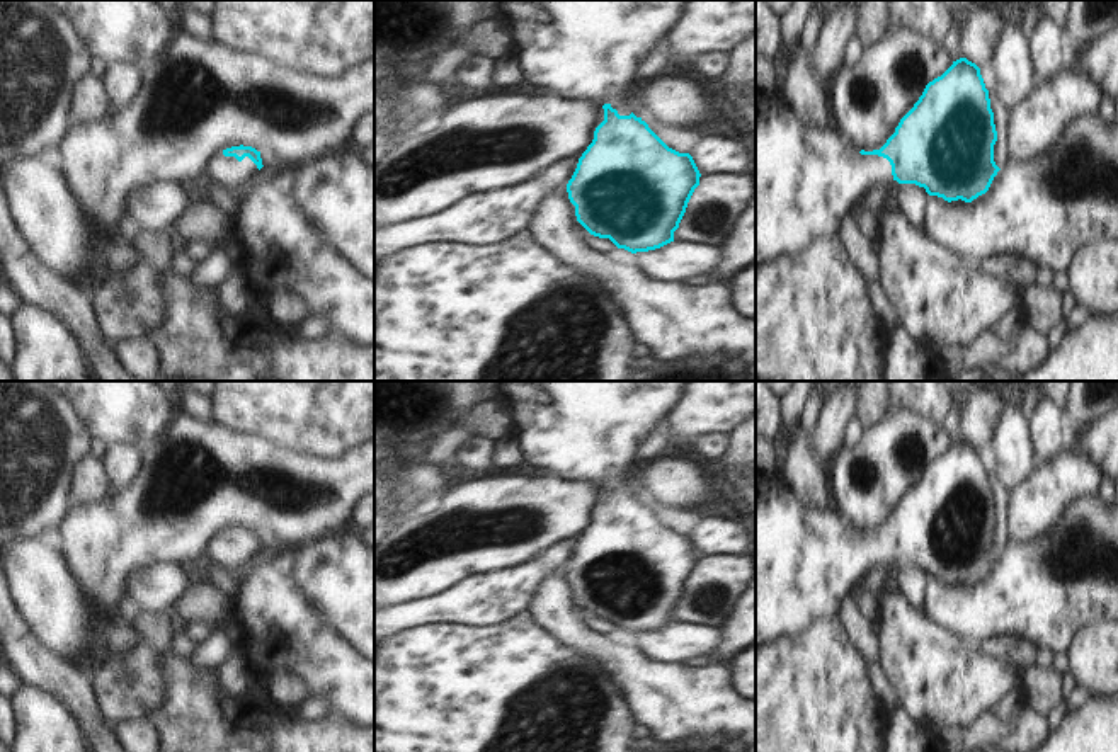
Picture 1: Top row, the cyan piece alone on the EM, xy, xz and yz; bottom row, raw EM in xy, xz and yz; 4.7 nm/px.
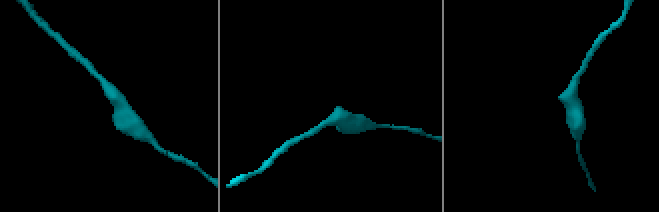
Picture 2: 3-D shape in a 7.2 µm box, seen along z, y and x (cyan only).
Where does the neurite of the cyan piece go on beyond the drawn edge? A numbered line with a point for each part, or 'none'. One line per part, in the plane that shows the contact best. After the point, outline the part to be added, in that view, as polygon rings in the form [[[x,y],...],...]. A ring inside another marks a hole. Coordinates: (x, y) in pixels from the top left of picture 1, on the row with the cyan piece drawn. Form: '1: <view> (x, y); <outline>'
1: yz (807, 179); [[[781,88],[756,95],[756,267],[781,254],[795,254],[815,238],[837,236],[846,214],[876,184],[890,182],[887,158],[861,155],[836,126],[803,124]]]

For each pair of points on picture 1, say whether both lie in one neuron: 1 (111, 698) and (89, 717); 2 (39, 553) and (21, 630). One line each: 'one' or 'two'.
1: two
2: two

